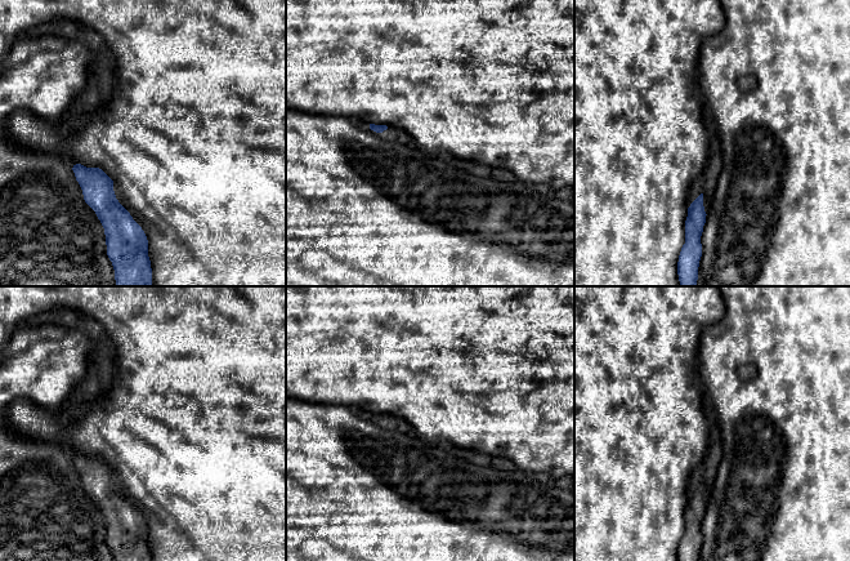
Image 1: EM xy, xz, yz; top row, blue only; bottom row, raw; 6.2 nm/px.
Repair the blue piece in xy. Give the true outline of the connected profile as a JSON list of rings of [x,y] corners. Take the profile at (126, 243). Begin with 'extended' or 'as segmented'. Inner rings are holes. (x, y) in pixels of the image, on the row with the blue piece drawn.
extended | [[[62,152],[59,157],[73,170],[85,202],[104,228],[107,255],[115,270],[116,285],[152,286],[148,230],[140,217],[126,206],[118,183],[99,168],[75,165],[68,152]]]

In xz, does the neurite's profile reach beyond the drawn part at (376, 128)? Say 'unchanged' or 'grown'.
grown

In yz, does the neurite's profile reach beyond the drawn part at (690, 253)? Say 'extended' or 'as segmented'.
extended

